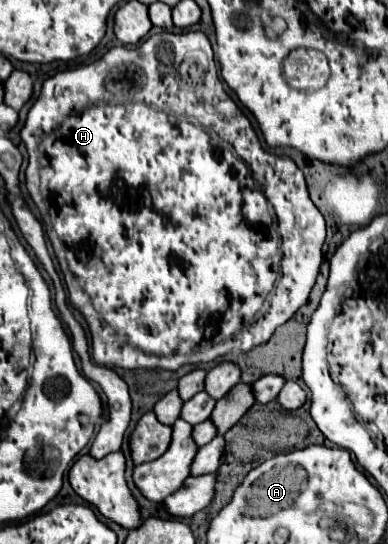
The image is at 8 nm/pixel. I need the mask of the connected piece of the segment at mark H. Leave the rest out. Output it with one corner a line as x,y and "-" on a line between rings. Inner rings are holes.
188,30
188,32
160,32
160,34
154,34
150,36
148,40
144,40
142,44
138,44
136,48
114,48
110,50
104,58
100,58
98,62
94,64
87,64
83,66
76,67
76,69
66,69
58,71
54,76
50,76
48,80
44,80
42,84
42,90
40,90
40,96
34,100
28,116
26,116
26,122
20,130
20,138
22,142
26,144
26,150
28,150
28,168
26,168
26,188
34,200
34,204
38,204
38,210
42,210
42,216
46,216
46,220
50,220
52,228
56,230
56,234
62,238
62,242
66,244
66,247
53,246
57,248
56,257
59,261
59,265
62,271
64,284
68,287
68,301
73,304
84,316
84,320
88,322
88,328
92,332
92,360
98,364
98,366
112,366
112,368
126,368
126,370
136,370
136,368
162,368
162,370
178,370
180,366
184,364
202,364
202,362
212,362
220,356
226,356
234,350
238,352
248,352
252,350
254,346
260,346
264,342
270,340
270,336
274,334
274,330
278,326
282,326
284,322
288,322
294,312
306,304
308,300
308,294
316,282
316,276
318,276
318,270
320,270
320,264
322,264
322,244
324,244
324,238
326,238
326,222
324,222
324,216
320,214
320,210
314,206
314,202
310,200
308,196
308,188
306,188
306,182
304,182
304,174
298,170
298,166
294,164
292,158
288,156
274,156
266,150
262,150
260,146
260,140
256,136
256,132
252,130
250,126
250,120
242,114
242,110
236,106
236,102
224,92
224,86
222,82
218,80
218,70
216,70
216,62
214,62
214,52
212,52
212,46
206,38
204,32
200,30
-
182,110
190,112
194,110
196,116
202,112
202,120
206,126
196,126
192,122
192,116
184,114
184,116
178,116
182,114
-
38,148
42,152
42,156
46,158
46,168
40,170
40,180
38,180

